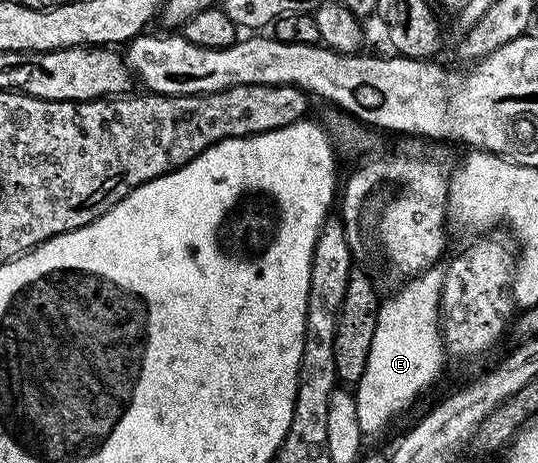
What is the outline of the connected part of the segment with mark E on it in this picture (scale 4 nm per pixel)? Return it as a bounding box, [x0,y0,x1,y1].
[354,269,445,435]

